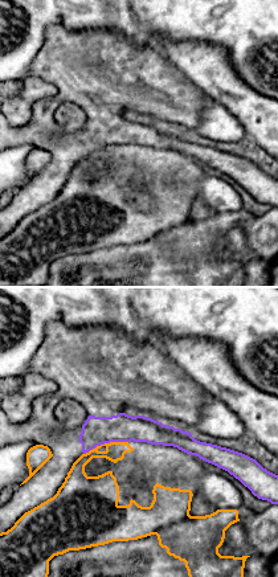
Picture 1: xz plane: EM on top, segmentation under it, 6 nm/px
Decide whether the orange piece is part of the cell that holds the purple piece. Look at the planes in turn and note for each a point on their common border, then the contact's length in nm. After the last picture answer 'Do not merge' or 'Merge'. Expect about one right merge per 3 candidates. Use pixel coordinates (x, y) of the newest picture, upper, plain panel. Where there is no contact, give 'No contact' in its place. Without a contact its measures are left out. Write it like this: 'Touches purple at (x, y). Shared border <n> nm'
Touches purple at (105, 146). Shared border 280 nm

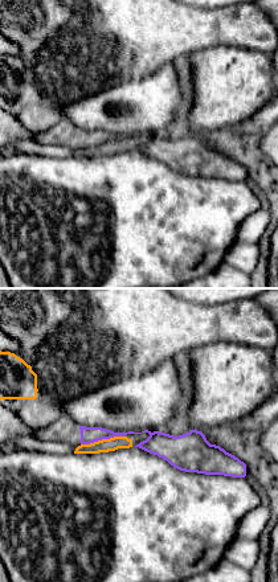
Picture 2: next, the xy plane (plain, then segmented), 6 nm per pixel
Touches purple at (102, 142). Shared border 280 nm

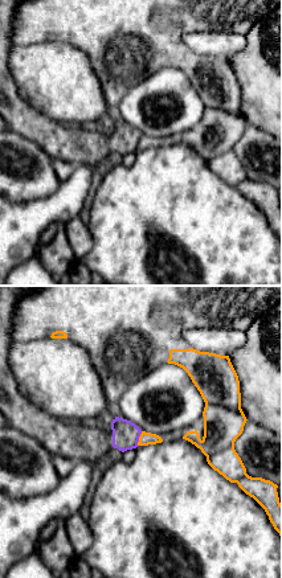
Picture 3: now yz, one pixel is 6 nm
Touches purple at (138, 142). Shared border 90 nm

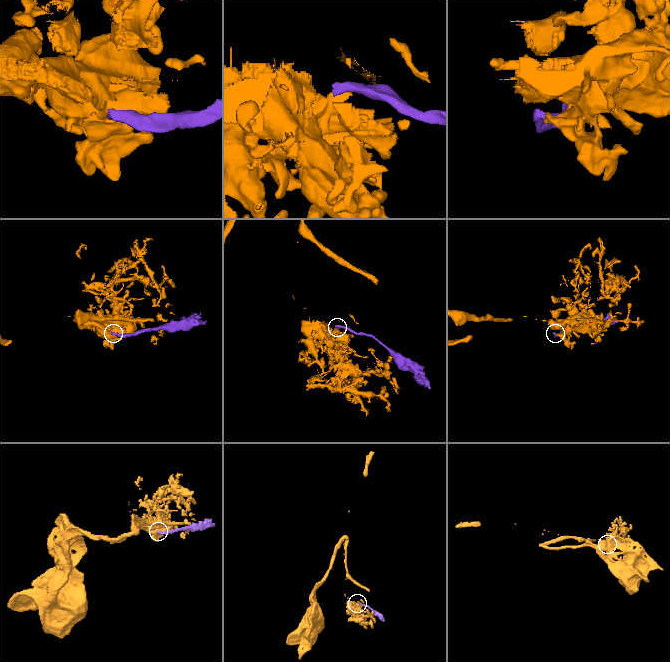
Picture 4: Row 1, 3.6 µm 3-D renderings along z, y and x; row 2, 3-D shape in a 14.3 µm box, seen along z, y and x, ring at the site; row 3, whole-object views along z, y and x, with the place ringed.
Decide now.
Do not merge

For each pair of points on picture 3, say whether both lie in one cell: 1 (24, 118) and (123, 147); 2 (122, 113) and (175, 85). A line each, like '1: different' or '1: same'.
1: same
2: same

